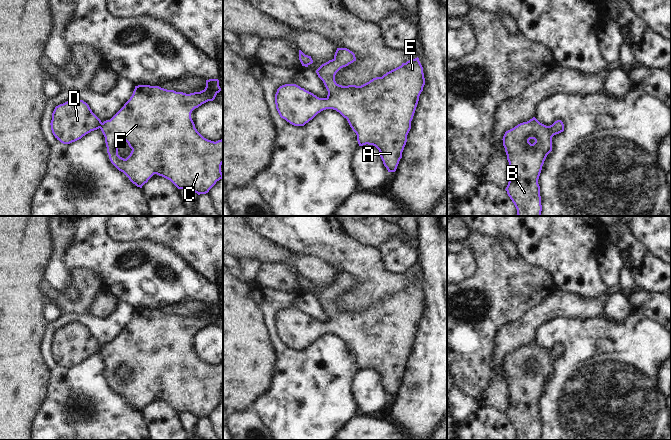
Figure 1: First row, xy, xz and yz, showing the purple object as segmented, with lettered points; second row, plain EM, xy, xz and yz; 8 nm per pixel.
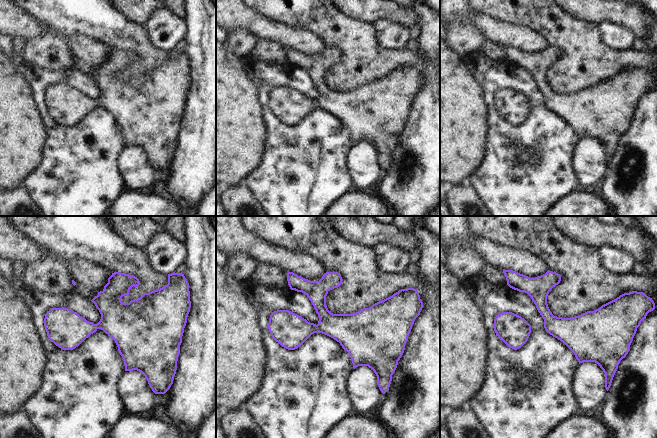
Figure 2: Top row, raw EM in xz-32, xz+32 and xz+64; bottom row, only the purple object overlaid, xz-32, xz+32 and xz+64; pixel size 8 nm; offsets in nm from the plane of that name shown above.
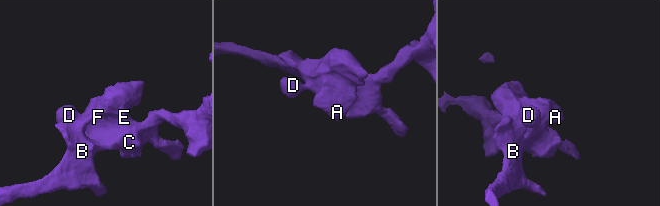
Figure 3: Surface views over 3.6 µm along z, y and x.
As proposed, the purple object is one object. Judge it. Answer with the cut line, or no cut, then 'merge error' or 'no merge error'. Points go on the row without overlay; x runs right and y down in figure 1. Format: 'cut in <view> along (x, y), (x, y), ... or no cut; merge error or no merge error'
no cut; no merge error

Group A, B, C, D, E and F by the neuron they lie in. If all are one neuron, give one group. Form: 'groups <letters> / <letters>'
groups A B C D E F

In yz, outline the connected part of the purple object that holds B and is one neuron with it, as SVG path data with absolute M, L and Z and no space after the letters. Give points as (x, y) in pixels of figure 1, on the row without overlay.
M533 341L505 356L502 364L510 391L505 414L518 440L541 440L538 403L544 385L552 375L552 361L563 355L561 344L546 350Z

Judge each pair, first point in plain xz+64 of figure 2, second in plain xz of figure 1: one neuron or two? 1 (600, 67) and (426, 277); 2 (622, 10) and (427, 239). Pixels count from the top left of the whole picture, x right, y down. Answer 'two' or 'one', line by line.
1: two
2: two

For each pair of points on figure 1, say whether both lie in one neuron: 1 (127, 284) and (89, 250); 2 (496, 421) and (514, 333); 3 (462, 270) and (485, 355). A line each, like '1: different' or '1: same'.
1: same
2: different
3: different

